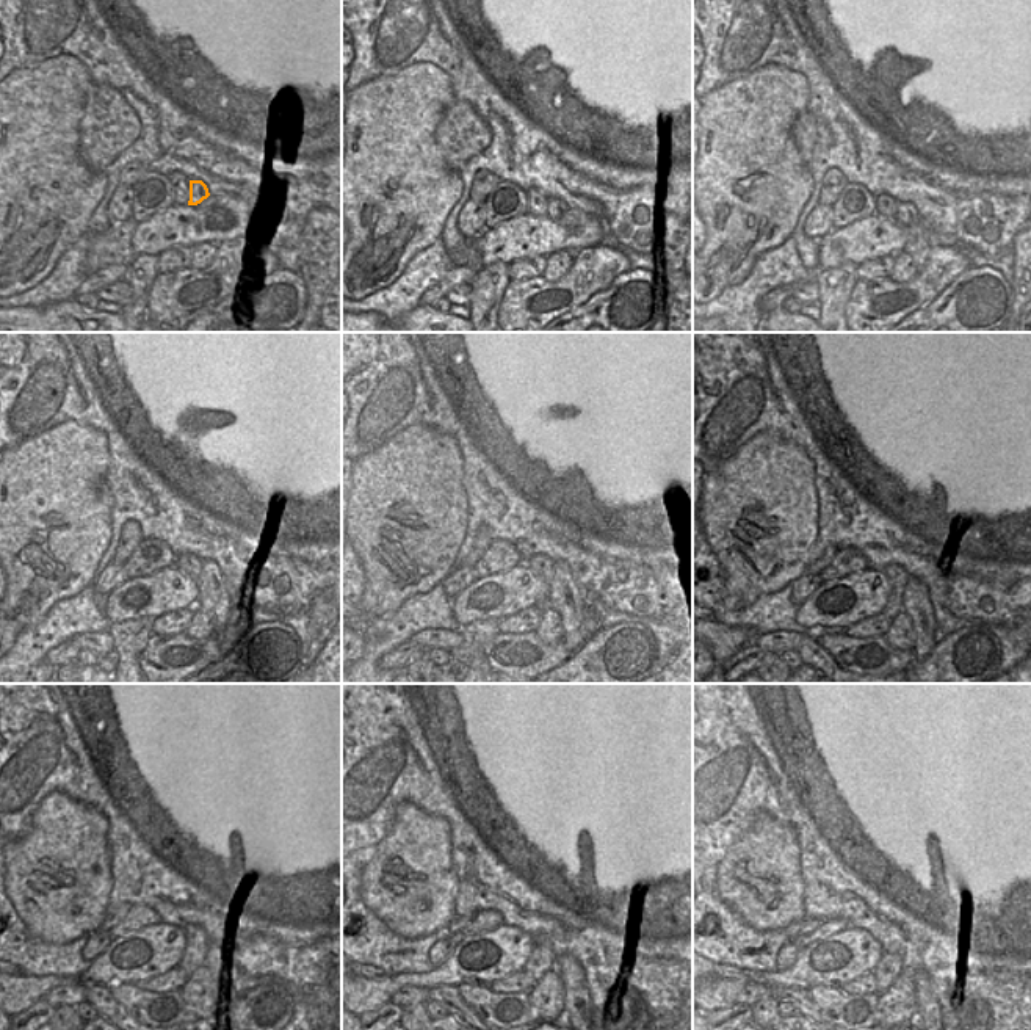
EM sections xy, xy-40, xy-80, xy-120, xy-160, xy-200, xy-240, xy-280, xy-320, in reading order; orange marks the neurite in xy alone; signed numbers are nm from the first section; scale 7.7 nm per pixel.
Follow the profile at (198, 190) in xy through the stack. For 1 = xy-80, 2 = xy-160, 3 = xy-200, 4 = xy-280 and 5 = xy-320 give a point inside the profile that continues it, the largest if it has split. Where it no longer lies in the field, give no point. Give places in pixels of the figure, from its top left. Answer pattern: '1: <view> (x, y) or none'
1: xy-80 (908, 217)
2: xy-160 (563, 596)
3: xy-200 (915, 601)
4: xy-280 (575, 1000)
5: xy-320 (926, 1002)

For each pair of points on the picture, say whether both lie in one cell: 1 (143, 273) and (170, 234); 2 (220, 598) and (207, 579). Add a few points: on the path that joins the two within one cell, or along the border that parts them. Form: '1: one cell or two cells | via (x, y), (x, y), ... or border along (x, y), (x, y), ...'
1: two cells | border along (138, 254), (157, 256)
2: one cell | via (215, 593), (210, 583)

